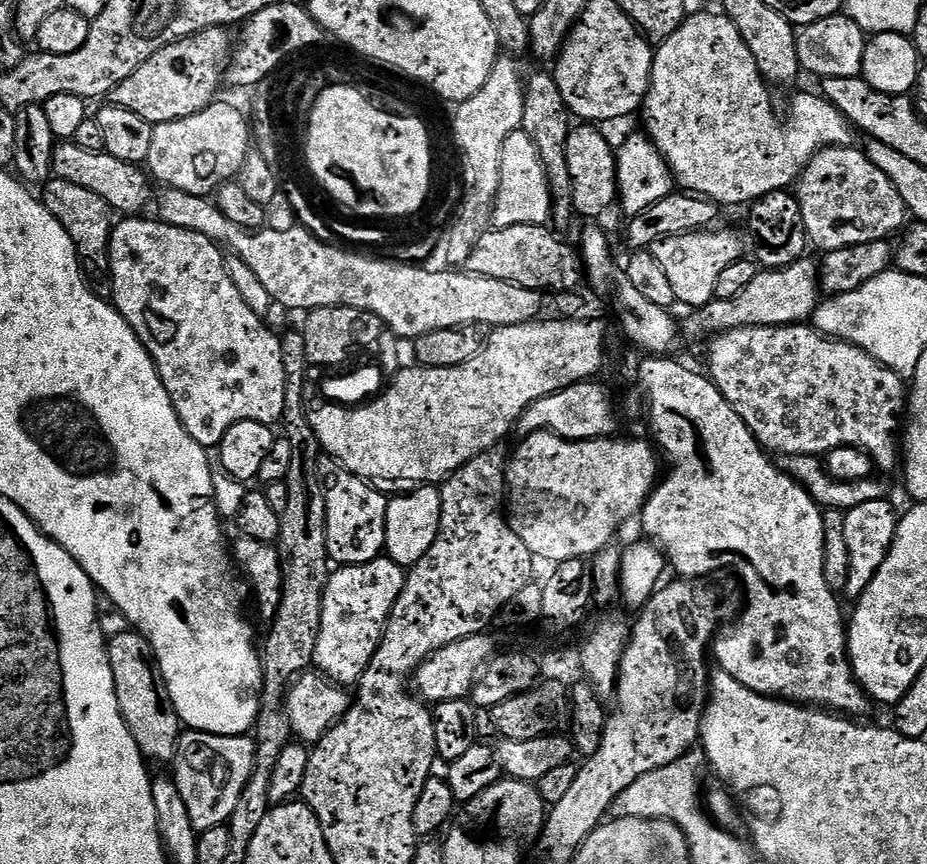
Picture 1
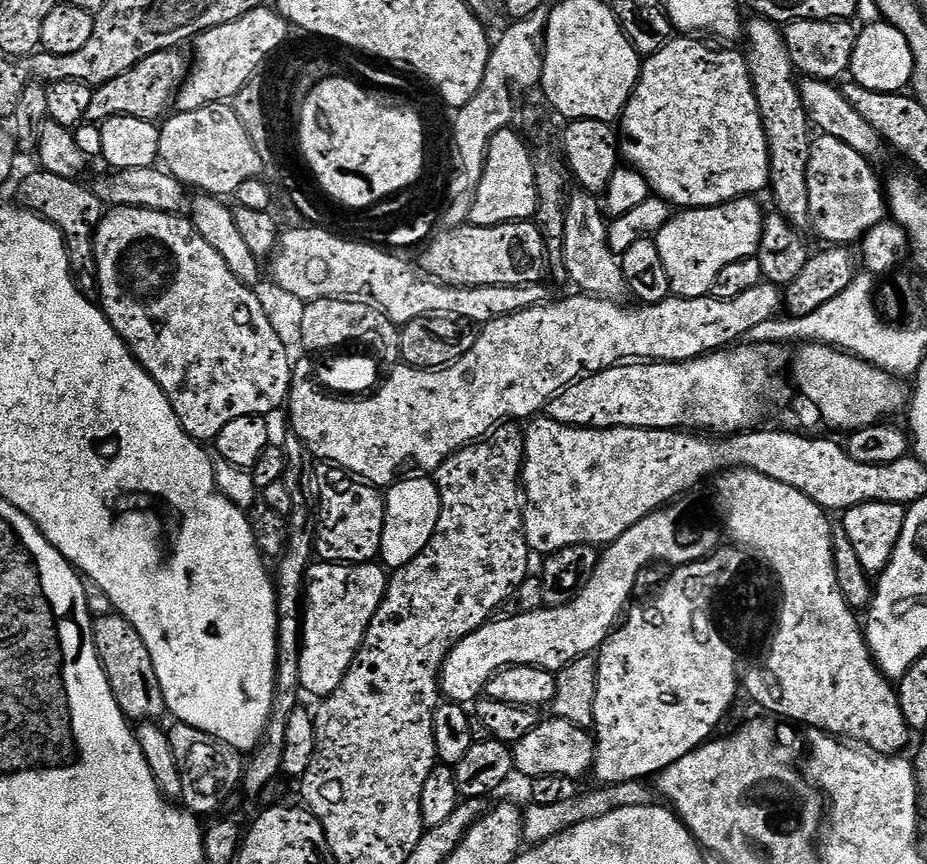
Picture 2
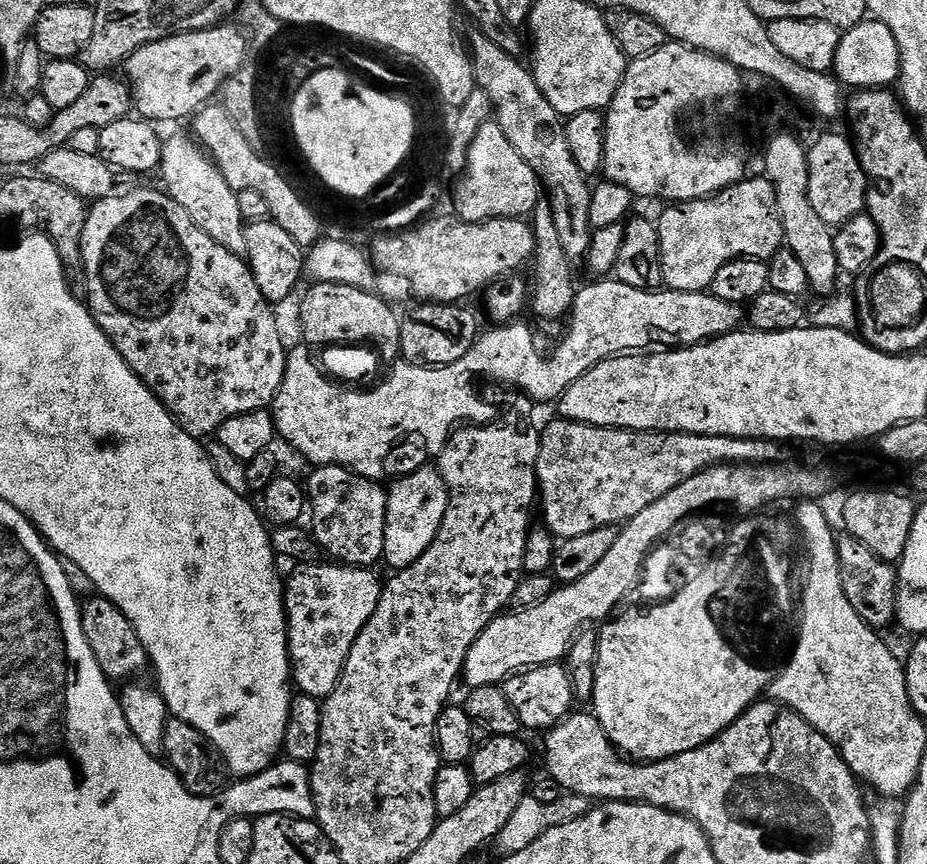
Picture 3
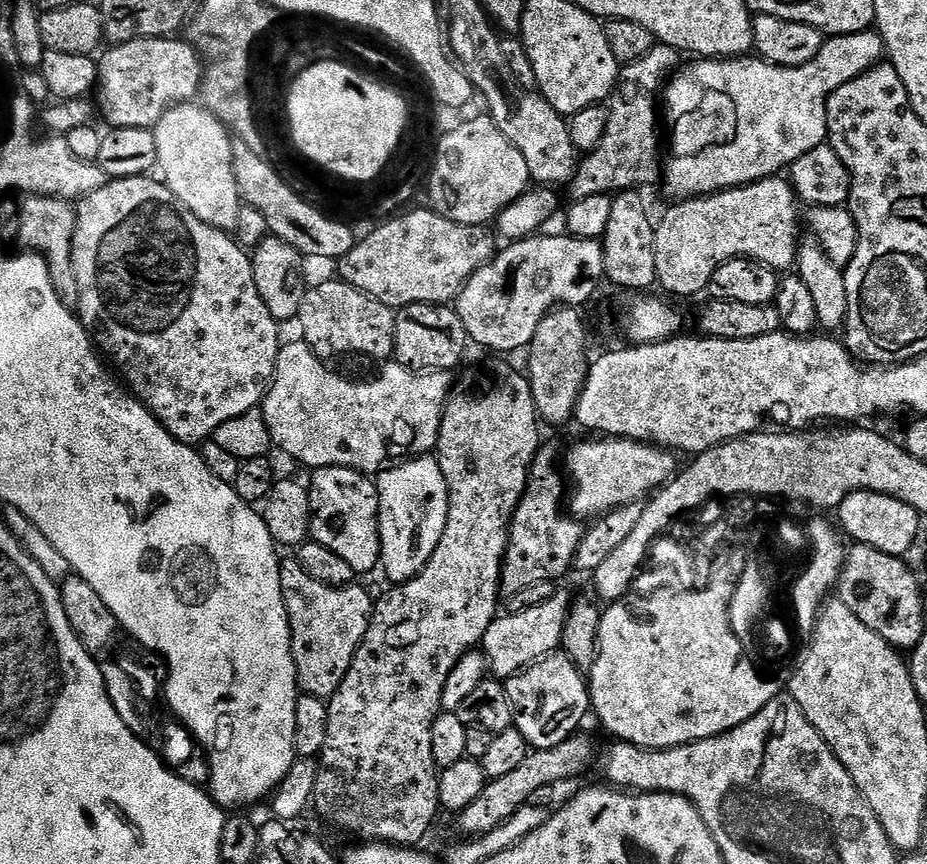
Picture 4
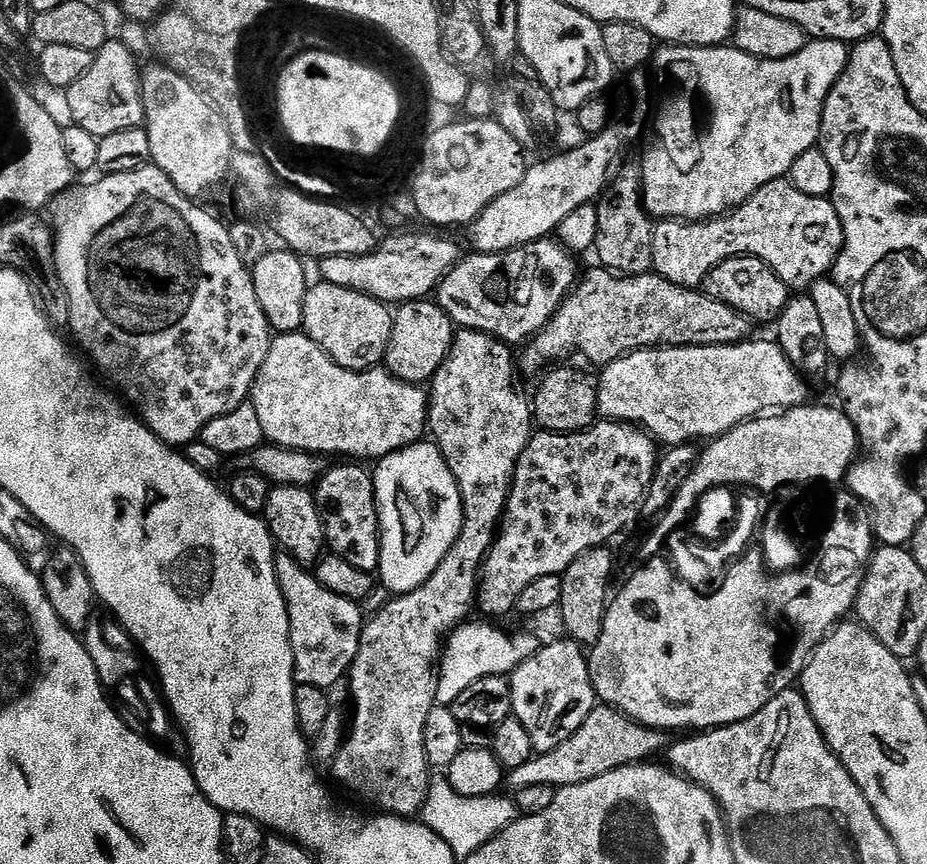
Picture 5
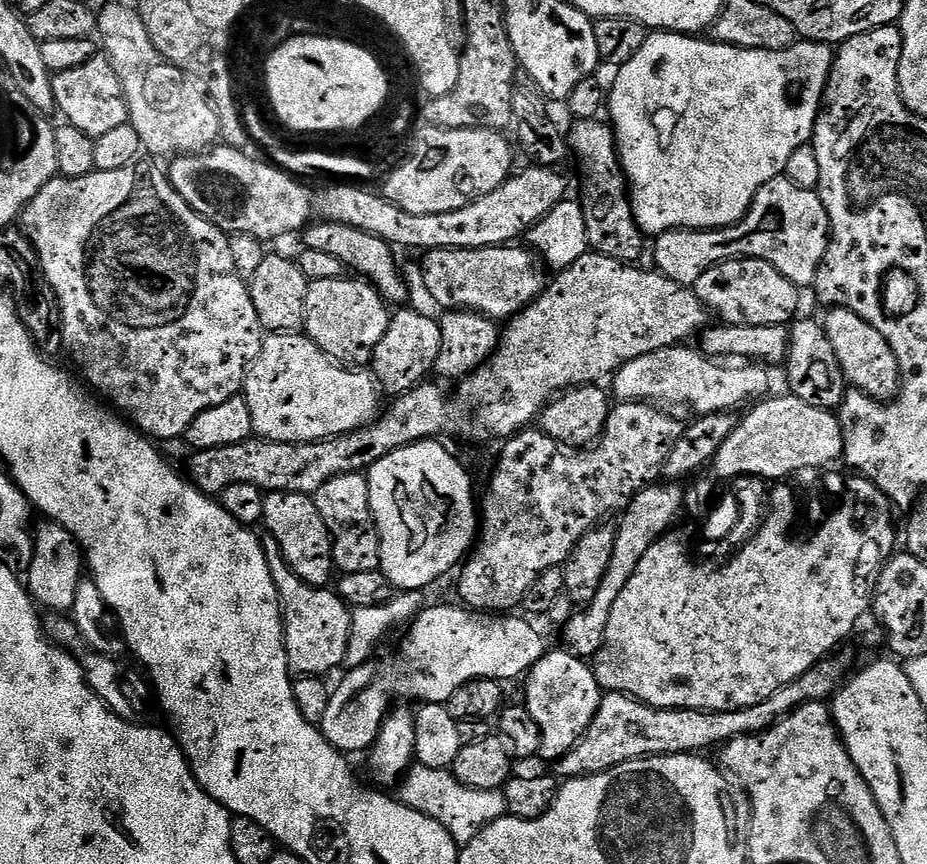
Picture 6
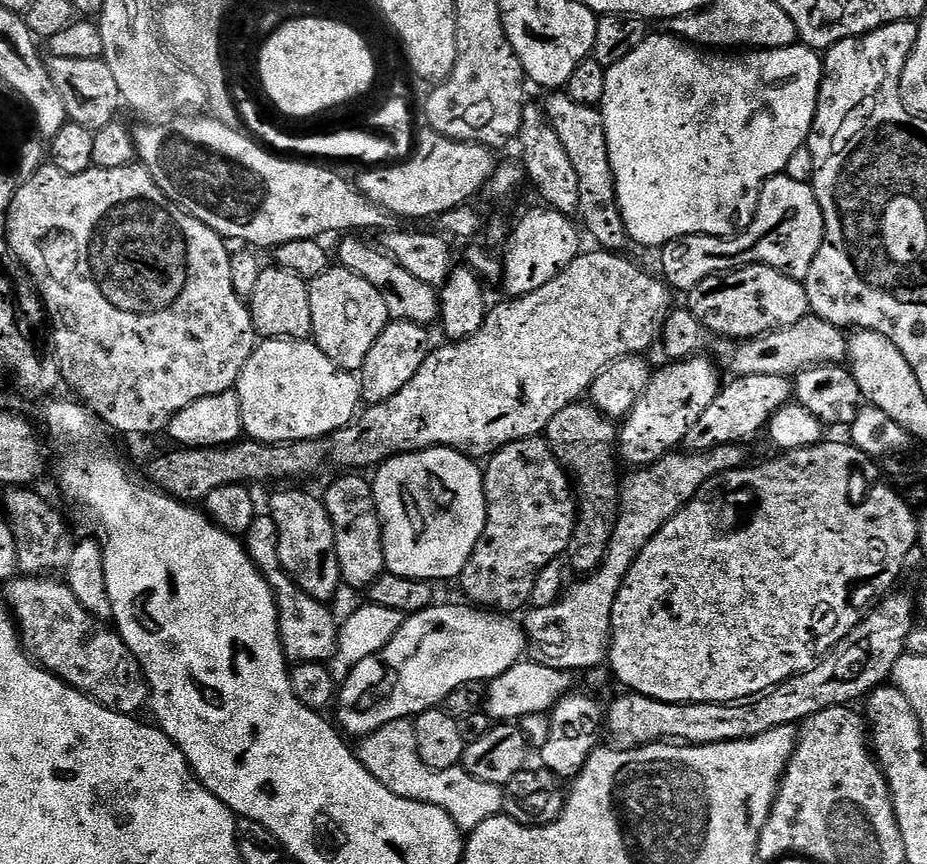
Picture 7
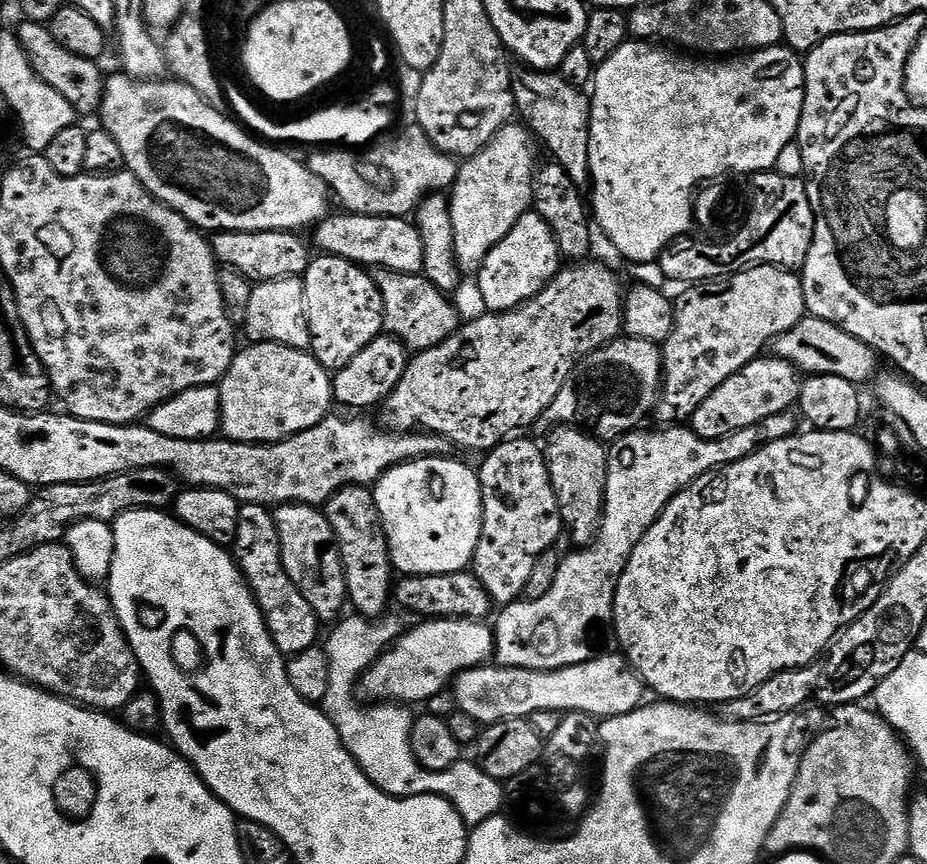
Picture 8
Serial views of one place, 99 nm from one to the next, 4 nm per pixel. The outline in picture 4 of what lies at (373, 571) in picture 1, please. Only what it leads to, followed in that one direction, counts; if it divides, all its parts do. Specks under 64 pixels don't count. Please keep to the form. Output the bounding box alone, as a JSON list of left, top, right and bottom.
[280,558,374,701]

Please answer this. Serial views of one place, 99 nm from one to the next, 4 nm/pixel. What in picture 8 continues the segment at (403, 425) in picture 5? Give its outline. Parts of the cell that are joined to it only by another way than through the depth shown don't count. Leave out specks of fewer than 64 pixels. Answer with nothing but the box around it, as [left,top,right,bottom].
[218,343,334,444]

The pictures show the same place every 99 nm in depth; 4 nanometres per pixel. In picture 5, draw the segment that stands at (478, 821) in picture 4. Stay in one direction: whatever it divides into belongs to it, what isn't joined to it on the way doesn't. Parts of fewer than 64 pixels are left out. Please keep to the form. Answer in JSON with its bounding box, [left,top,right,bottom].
[506,706,670,790]

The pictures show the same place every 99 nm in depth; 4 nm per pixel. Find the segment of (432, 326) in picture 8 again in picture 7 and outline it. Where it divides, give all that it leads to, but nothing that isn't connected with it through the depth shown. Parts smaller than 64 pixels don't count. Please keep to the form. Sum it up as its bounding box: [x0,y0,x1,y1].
[339,234,440,326]

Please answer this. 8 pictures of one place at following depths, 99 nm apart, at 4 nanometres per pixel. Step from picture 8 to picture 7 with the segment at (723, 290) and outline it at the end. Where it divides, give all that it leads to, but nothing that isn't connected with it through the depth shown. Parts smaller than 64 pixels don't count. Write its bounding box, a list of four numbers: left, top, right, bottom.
[618,264,810,469]

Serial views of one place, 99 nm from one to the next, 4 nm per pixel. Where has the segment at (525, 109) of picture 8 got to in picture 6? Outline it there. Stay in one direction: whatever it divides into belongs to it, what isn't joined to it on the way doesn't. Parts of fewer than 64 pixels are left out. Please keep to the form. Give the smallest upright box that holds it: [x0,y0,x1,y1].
[570,120,646,264]

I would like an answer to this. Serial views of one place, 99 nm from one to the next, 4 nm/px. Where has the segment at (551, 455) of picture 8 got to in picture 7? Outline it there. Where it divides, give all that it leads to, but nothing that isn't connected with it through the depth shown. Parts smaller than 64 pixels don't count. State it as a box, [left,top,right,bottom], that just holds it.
[542,402,621,574]

